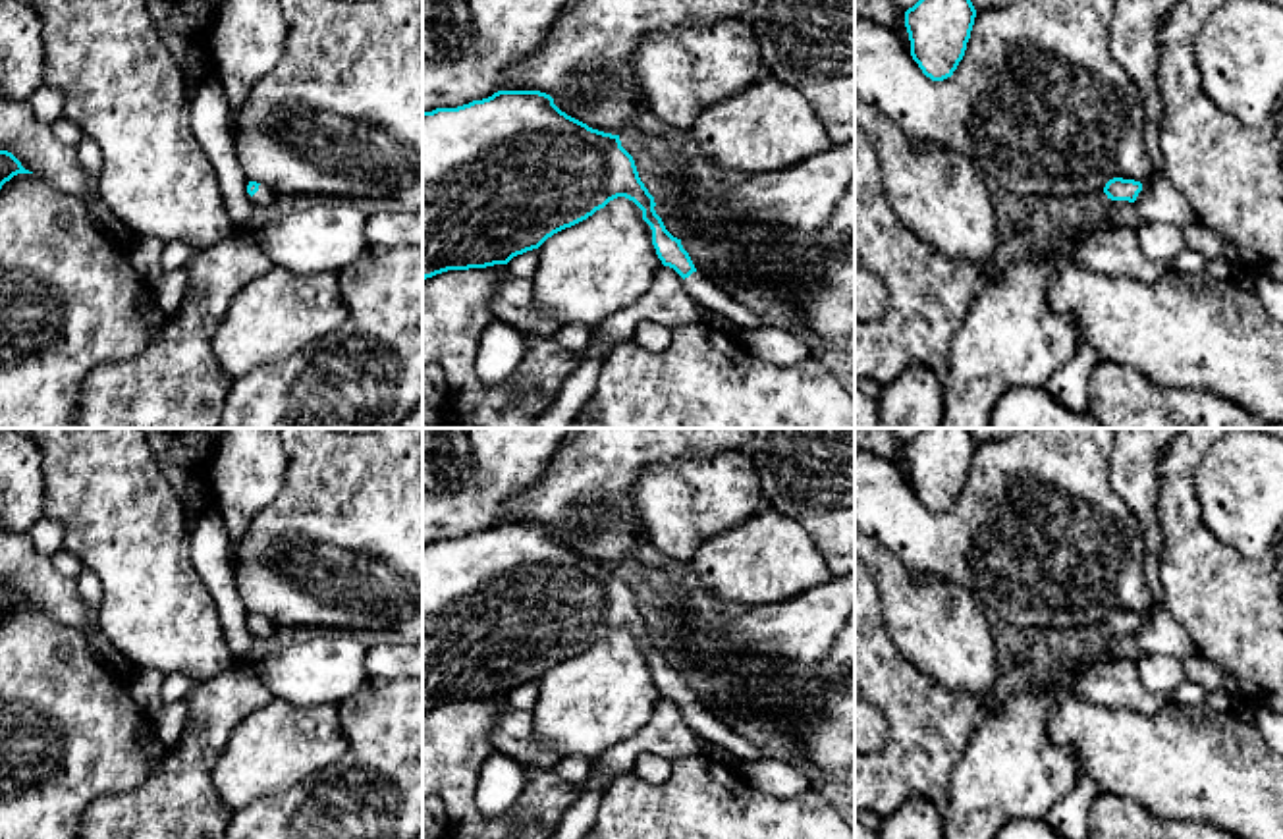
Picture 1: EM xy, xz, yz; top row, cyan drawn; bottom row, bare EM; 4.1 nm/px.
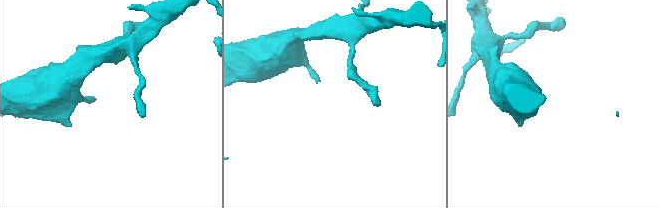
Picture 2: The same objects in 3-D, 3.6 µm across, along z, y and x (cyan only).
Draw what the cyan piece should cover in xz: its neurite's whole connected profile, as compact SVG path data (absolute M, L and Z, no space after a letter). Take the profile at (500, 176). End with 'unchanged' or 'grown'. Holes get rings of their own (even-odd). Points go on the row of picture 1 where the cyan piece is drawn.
M498 91L457 108L423 112L423 280L448 270L507 264L617 197L642 210L658 258L683 278L687 291L702 307L722 312L741 332L764 326L756 312L695 268L681 239L656 214L654 197L619 135L567 116L540 91Z | grown

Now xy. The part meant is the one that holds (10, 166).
M0 150L0 189L17 174L33 174L21 166L21 162L8 150Z | unchanged

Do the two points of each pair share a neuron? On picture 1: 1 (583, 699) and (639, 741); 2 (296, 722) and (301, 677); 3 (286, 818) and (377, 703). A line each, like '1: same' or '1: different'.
1: different
2: different
3: same

